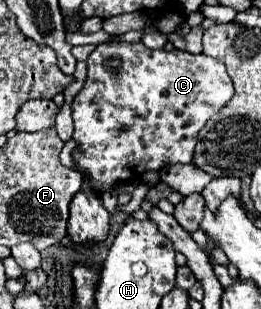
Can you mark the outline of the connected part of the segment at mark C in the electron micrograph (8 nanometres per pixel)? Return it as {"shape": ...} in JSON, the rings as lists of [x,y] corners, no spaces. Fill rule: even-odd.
{"shape":[[[101,43],[97,45],[97,49],[89,55],[87,59],[87,81],[85,81],[85,87],[77,93],[77,97],[73,99],[73,121],[75,121],[75,133],[73,133],[73,139],[77,143],[77,149],[73,151],[73,163],[75,163],[75,169],[89,181],[89,185],[97,191],[97,193],[105,193],[105,191],[111,191],[117,181],[127,181],[127,179],[139,179],[143,173],[149,173],[149,171],[159,171],[163,167],[169,167],[169,165],[177,165],[177,163],[191,163],[193,159],[193,149],[195,149],[195,143],[197,143],[197,133],[201,131],[201,127],[233,97],[233,83],[227,75],[227,69],[221,61],[213,59],[213,57],[207,57],[207,55],[193,55],[193,53],[187,53],[187,51],[179,51],[179,49],[173,49],[173,51],[165,51],[165,49],[147,49],[143,43]]]}

